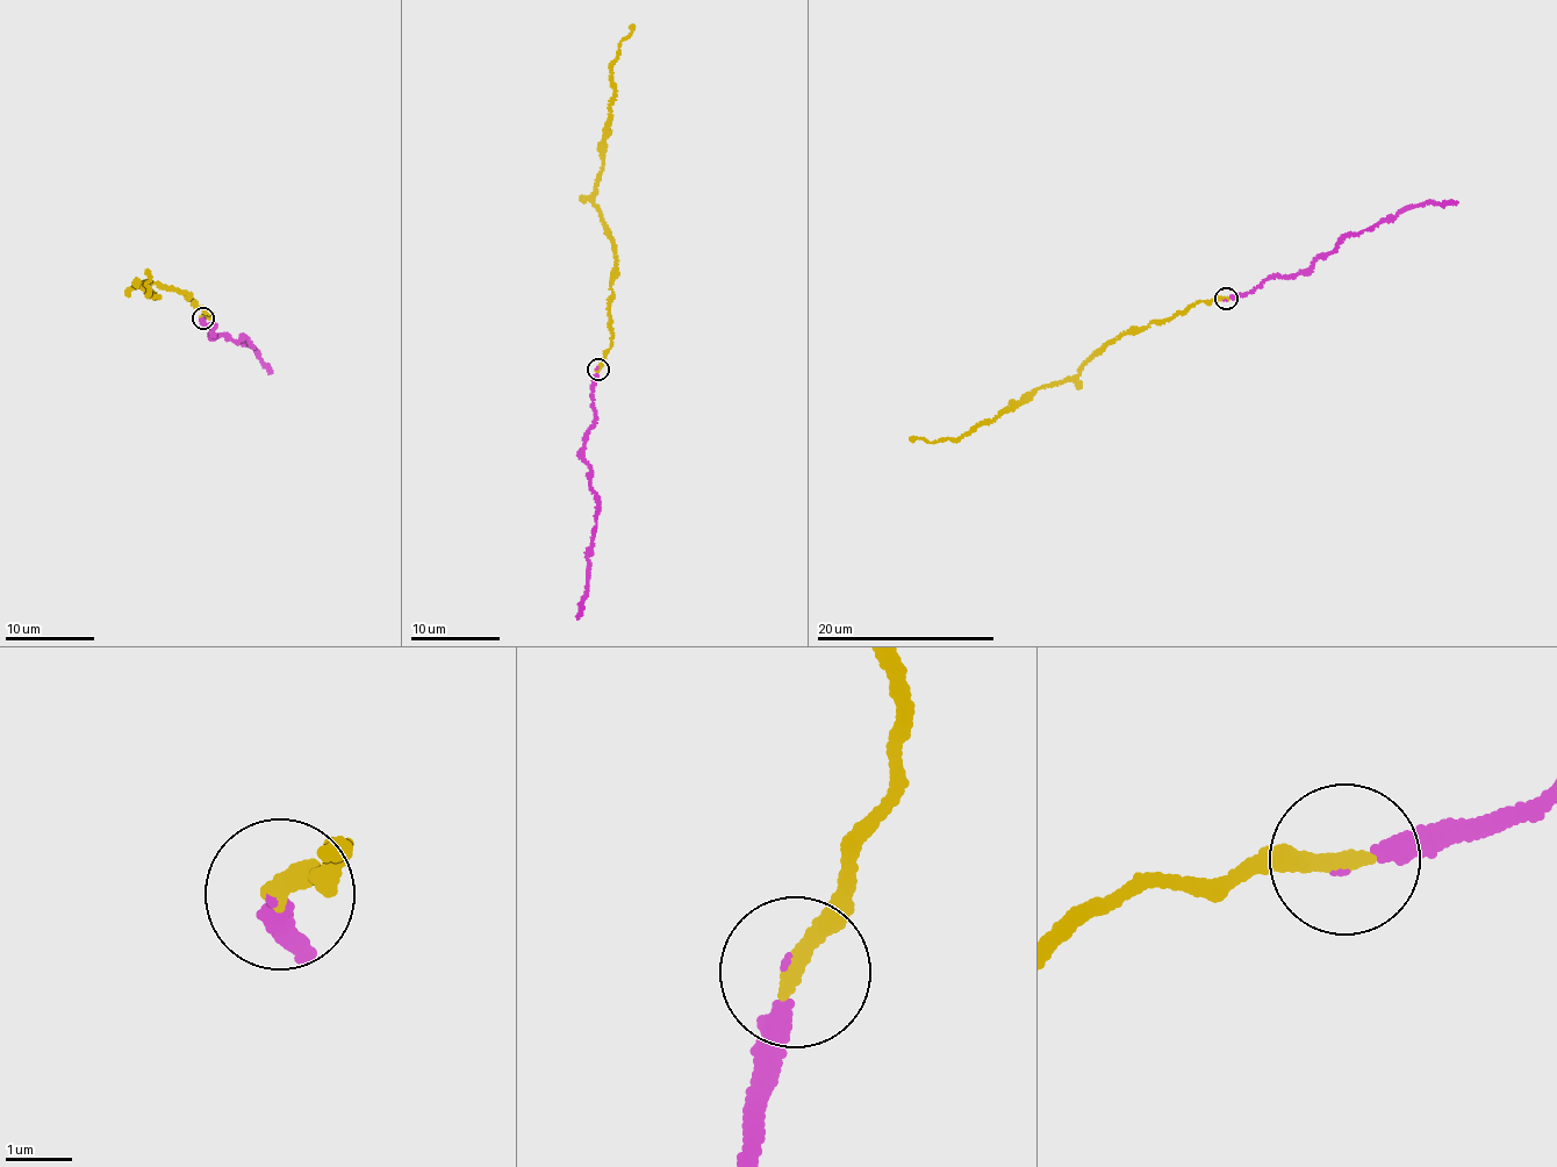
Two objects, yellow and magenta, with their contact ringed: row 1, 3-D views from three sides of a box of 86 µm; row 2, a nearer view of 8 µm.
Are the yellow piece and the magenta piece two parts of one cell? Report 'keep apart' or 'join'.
join

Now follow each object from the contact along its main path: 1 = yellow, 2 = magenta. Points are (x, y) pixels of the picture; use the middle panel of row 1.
1: (598, 370), (611, 335), (615, 258), (614, 240), (594, 199), (614, 91), (612, 62), (635, 26)
2: (597, 369), (594, 419), (583, 450), (596, 518), (586, 596), (576, 618)

